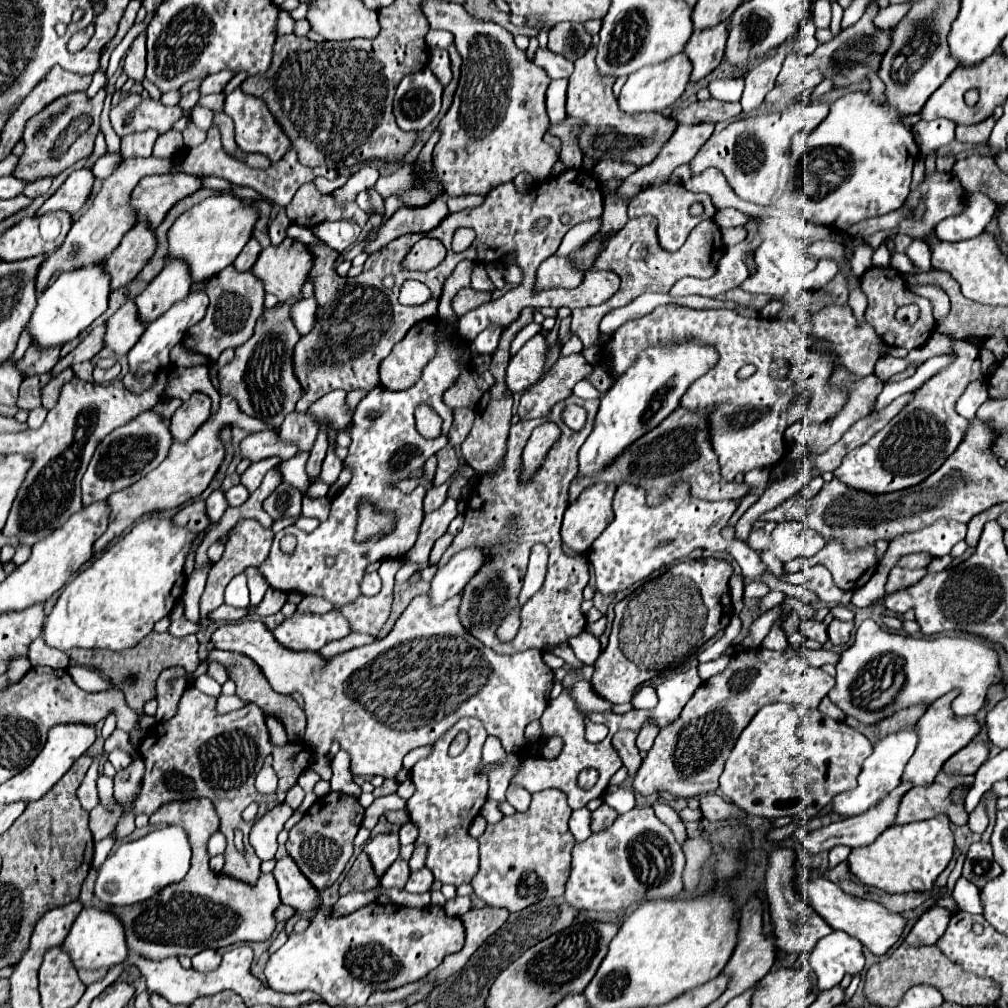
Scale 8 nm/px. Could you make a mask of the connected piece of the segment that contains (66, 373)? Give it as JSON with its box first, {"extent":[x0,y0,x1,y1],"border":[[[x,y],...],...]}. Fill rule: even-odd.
{"extent":[42,368,74,409],"border":[[[68,368],[61,373],[58,373],[56,377],[52,377],[52,379],[48,381],[46,389],[42,387],[42,405],[44,405],[46,409],[52,409],[52,407],[56,405],[56,401],[58,401],[58,393],[60,393],[64,381],[70,381],[74,375],[72,368]]]}

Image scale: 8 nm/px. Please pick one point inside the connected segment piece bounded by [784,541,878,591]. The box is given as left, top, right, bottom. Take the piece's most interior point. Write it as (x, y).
(849, 569)

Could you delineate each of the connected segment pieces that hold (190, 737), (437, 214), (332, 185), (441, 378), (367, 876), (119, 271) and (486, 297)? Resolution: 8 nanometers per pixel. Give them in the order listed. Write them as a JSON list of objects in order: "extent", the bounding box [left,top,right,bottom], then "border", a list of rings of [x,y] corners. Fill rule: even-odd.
[{"extent":[132,685,314,885],"border":[[[190,685],[180,699],[178,713],[170,721],[158,723],[150,729],[140,745],[140,755],[146,765],[146,773],[140,797],[132,805],[132,811],[136,815],[150,815],[160,805],[174,799],[208,797],[220,817],[220,831],[228,839],[228,847],[224,853],[226,865],[222,873],[252,885],[260,877],[260,859],[250,849],[248,839],[244,841],[244,853],[238,853],[234,847],[234,831],[244,823],[242,811],[250,803],[258,803],[258,817],[262,817],[266,813],[266,805],[268,809],[280,805],[286,799],[288,789],[296,785],[298,775],[310,765],[314,753],[304,741],[272,745],[262,709],[258,709],[258,705],[250,703],[240,711],[220,715],[216,711],[216,697],[208,697]],[[268,755],[274,757],[274,771],[278,775],[278,789],[272,795],[260,793],[254,785],[254,779]]]},{"extent":[364,197,450,253],"border":[[[438,197],[438,201],[432,201],[426,209],[398,209],[388,221],[382,223],[378,233],[372,241],[364,245],[366,253],[374,253],[394,241],[396,237],[402,237],[406,233],[430,233],[436,229],[446,217],[450,215],[446,201]]]},{"extent":[314,173,350,193],"border":[[[346,173],[346,175],[338,175],[334,181],[326,181],[326,179],[318,179],[318,181],[314,181],[314,185],[316,187],[320,187],[322,189],[322,193],[332,193],[332,191],[336,191],[336,189],[340,189],[346,181],[348,181],[348,177],[350,177],[350,173]]]},{"extent":[258,317,470,611],"border":[[[438,317],[438,329],[436,329],[436,355],[434,359],[424,367],[422,377],[416,385],[404,391],[390,391],[376,387],[372,389],[356,407],[352,425],[350,425],[350,455],[346,457],[344,465],[352,467],[352,481],[332,499],[330,515],[324,523],[318,525],[316,531],[304,533],[298,527],[286,527],[280,533],[274,535],[274,543],[270,549],[268,559],[258,565],[258,573],[264,577],[264,581],[272,587],[283,592],[300,591],[304,595],[318,595],[334,603],[334,609],[338,611],[348,601],[354,601],[360,595],[360,581],[364,577],[364,569],[368,563],[384,561],[384,559],[404,559],[406,553],[414,547],[420,531],[420,523],[424,519],[422,501],[426,495],[424,487],[416,487],[412,493],[404,495],[398,489],[388,487],[388,481],[394,479],[406,479],[410,471],[422,467],[428,457],[438,453],[442,447],[448,445],[446,435],[452,425],[452,409],[444,405],[442,397],[444,393],[454,385],[454,381],[460,377],[462,369],[470,365],[470,359],[466,357],[468,349],[466,343],[456,343],[454,339],[460,339],[458,325],[446,317]],[[426,403],[430,405],[440,417],[442,417],[442,435],[436,439],[424,439],[416,431],[416,419],[414,409]],[[368,411],[380,411],[378,419],[368,419]],[[358,497],[370,497],[374,505],[382,509],[394,511],[398,517],[398,525],[390,537],[382,537],[382,541],[368,541],[366,545],[354,545],[354,509],[358,503]],[[290,533],[296,537],[296,549],[294,553],[286,555],[280,551],[278,543],[280,539]],[[334,557],[334,567],[326,567],[324,559]]]},{"extent":[340,851,380,895],"border":[[[362,851],[362,853],[358,855],[358,859],[354,861],[348,879],[342,881],[342,885],[340,885],[340,895],[352,893],[352,891],[370,891],[370,889],[378,887],[378,883],[380,883],[380,879],[378,879],[378,875],[374,873],[374,867],[372,867],[372,863],[370,863],[370,857]]]},{"extent":[106,221,156,289],"border":[[[140,221],[106,259],[106,271],[112,275],[112,289],[130,283],[156,251],[156,231],[148,221]]]},{"extent":[452,287,492,317],"border":[[[466,287],[466,289],[462,289],[460,293],[454,295],[454,299],[452,299],[452,309],[454,309],[454,313],[456,313],[458,317],[462,317],[464,313],[476,309],[478,305],[488,303],[490,299],[492,299],[490,293],[470,293],[470,287]]]}]

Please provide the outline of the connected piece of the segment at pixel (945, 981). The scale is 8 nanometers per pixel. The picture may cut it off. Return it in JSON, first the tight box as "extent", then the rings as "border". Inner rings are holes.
{"extent":[864,942,1000,1007],"border":[[[905,942],[901,943],[888,959],[872,965],[866,971],[864,997],[870,1001],[870,1005],[876,1005],[876,1007],[896,1005],[910,987],[920,985],[920,983],[930,983],[930,985],[938,987],[938,991],[944,995],[944,999],[960,1003],[964,1007],[990,1005],[1000,999],[998,983],[994,987],[992,979],[978,977],[974,973],[964,971],[960,965],[954,965],[950,959],[944,957],[944,953],[940,953],[940,949],[936,945],[913,947]]]}

